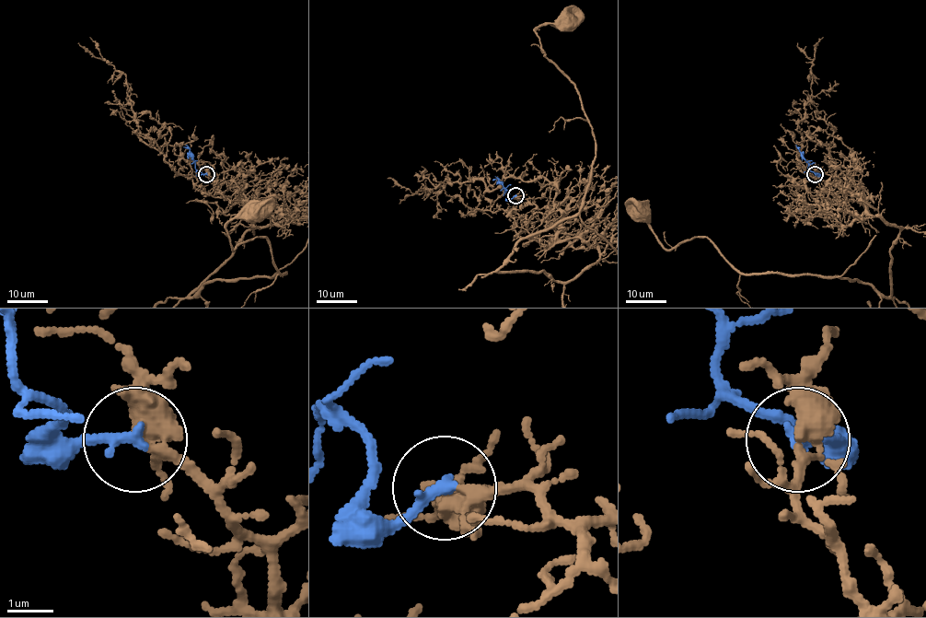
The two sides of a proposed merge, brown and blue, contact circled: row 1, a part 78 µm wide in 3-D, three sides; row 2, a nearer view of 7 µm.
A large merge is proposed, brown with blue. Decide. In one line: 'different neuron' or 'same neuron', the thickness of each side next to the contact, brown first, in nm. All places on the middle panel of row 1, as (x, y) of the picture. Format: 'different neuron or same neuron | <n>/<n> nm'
same neuron | 400/240 nm

